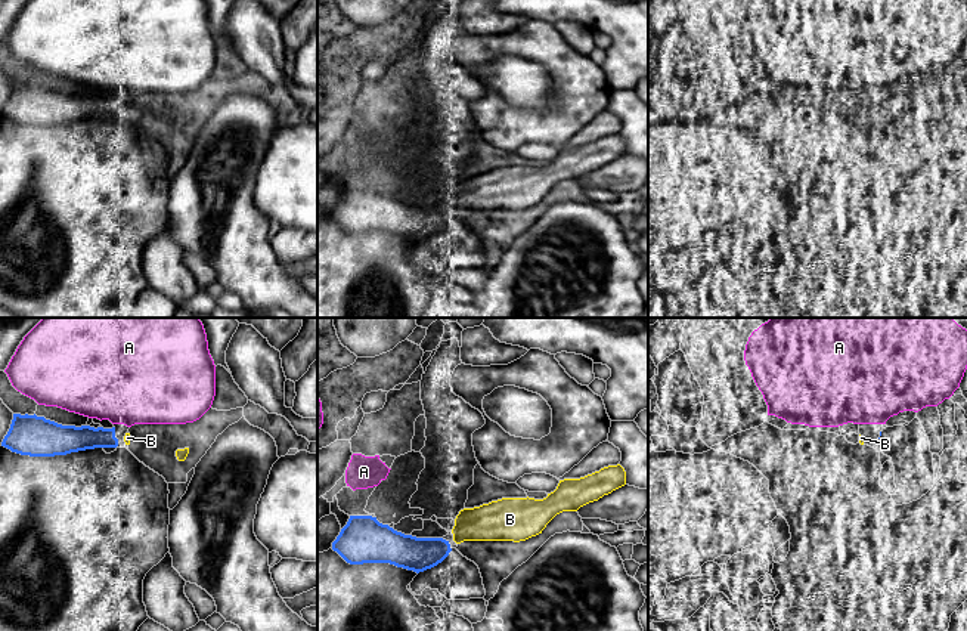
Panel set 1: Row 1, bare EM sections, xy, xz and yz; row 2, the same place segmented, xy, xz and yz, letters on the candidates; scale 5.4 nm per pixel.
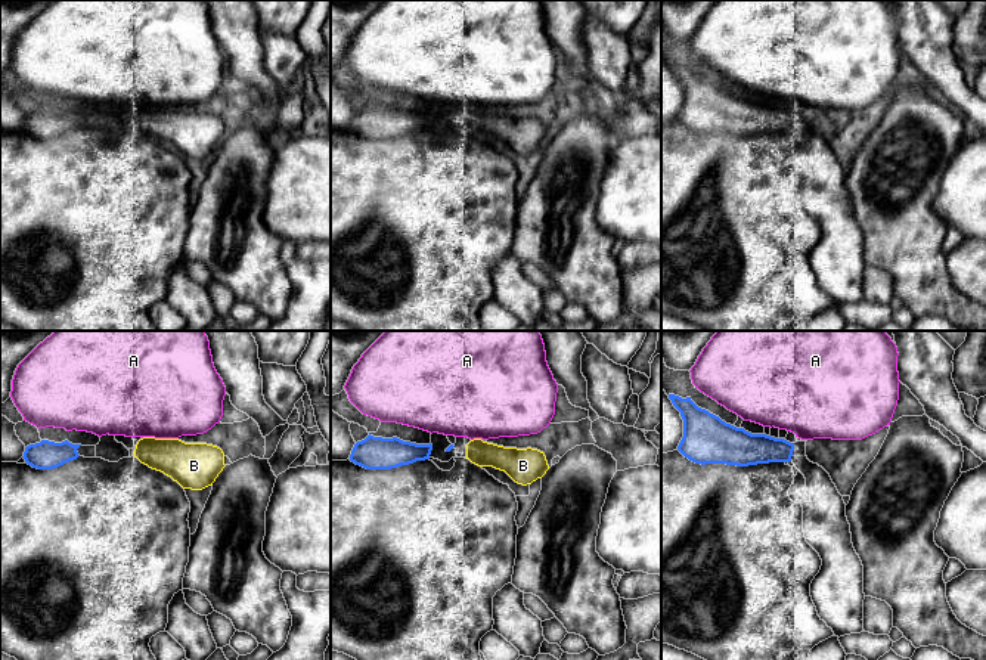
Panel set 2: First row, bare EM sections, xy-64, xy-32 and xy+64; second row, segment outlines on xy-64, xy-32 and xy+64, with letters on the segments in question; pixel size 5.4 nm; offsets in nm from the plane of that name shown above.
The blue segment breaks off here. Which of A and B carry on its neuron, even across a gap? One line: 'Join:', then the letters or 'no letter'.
Join: B

